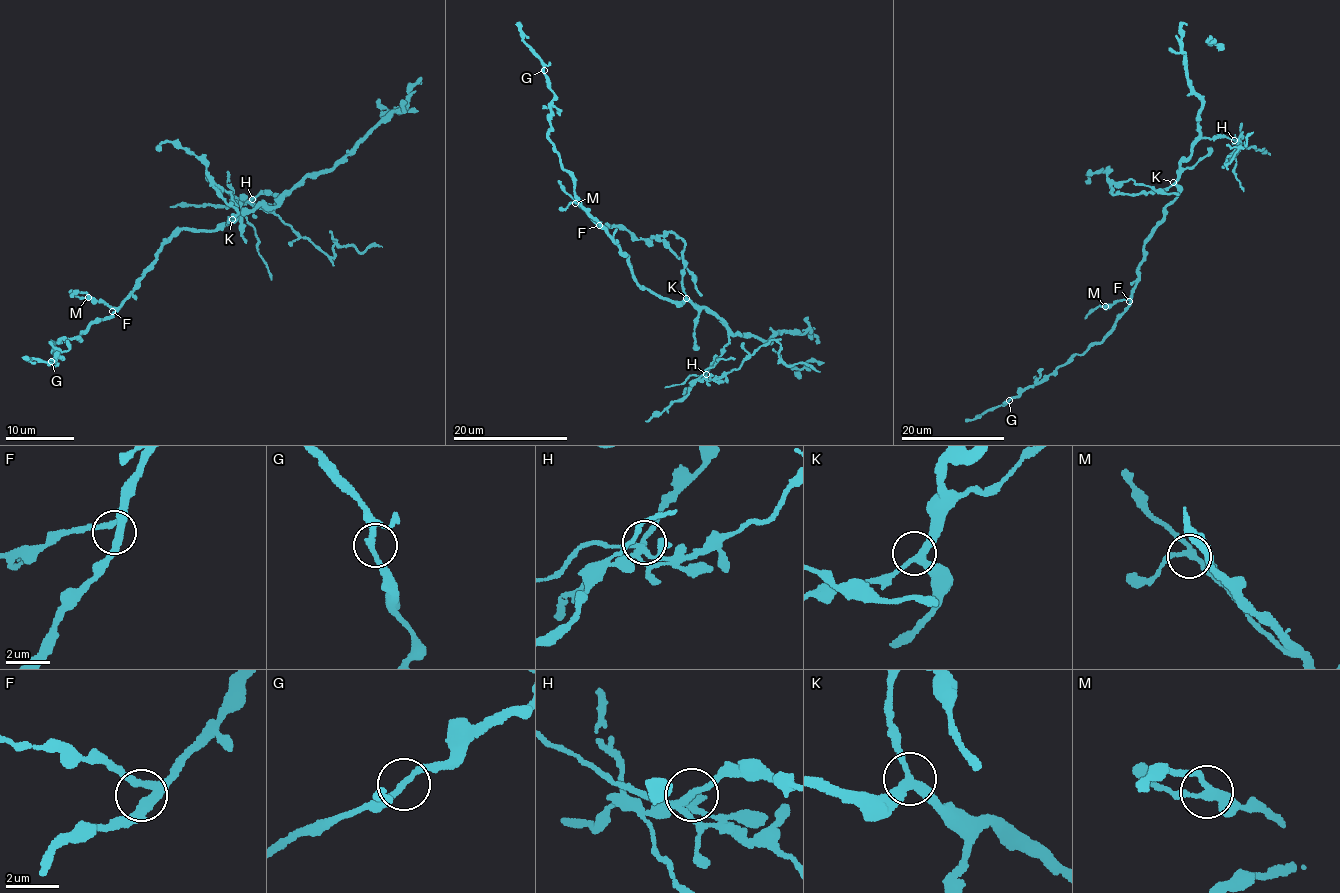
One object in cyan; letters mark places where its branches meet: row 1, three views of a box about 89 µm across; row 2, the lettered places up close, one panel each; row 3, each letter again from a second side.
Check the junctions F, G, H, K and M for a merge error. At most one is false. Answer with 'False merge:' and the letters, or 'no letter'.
False merge: H

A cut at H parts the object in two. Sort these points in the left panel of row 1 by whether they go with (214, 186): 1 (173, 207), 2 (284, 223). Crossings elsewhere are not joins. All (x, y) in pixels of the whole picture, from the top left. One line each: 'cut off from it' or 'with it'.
1: cut off from it
2: cut off from it

